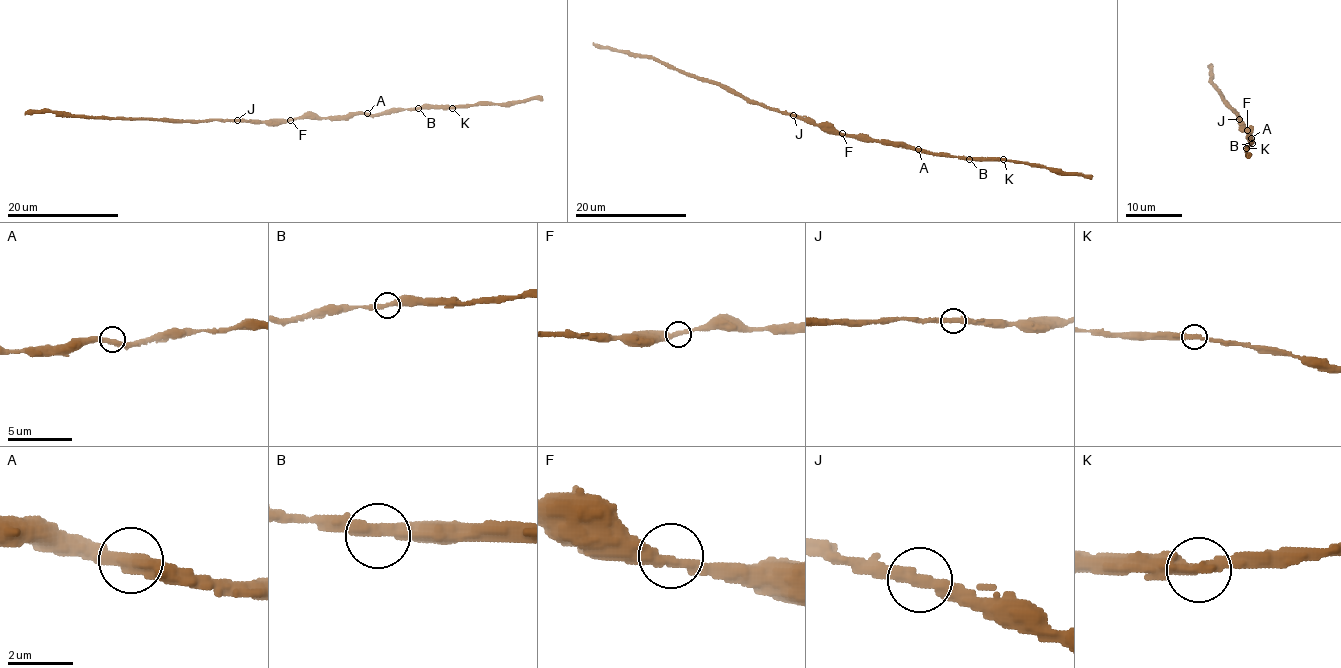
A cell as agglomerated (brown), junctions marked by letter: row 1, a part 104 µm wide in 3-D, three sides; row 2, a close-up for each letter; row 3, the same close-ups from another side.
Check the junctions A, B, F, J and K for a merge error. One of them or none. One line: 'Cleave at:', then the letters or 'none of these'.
Cleave at: none of these

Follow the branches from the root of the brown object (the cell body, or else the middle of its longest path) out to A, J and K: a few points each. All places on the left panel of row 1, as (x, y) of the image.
A: (280, 120), (367, 113)
J: (280, 120), (237, 120)
K: (280, 120), (378, 114), (402, 108), (452, 108)

